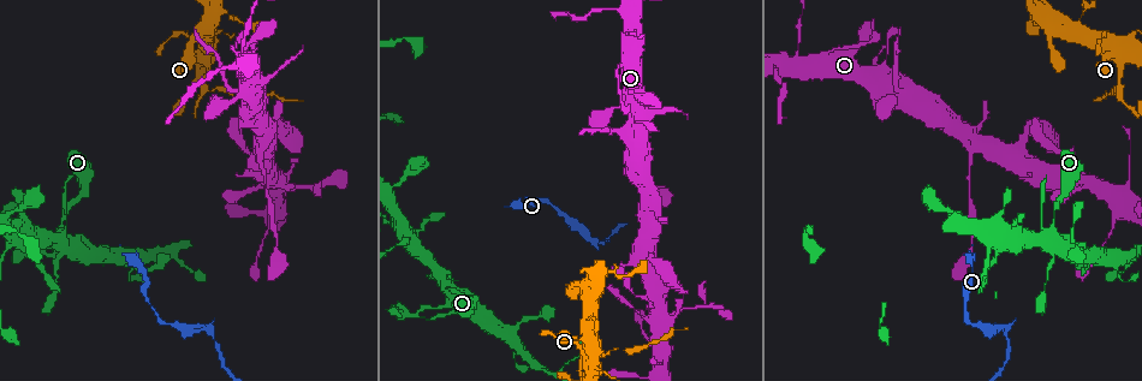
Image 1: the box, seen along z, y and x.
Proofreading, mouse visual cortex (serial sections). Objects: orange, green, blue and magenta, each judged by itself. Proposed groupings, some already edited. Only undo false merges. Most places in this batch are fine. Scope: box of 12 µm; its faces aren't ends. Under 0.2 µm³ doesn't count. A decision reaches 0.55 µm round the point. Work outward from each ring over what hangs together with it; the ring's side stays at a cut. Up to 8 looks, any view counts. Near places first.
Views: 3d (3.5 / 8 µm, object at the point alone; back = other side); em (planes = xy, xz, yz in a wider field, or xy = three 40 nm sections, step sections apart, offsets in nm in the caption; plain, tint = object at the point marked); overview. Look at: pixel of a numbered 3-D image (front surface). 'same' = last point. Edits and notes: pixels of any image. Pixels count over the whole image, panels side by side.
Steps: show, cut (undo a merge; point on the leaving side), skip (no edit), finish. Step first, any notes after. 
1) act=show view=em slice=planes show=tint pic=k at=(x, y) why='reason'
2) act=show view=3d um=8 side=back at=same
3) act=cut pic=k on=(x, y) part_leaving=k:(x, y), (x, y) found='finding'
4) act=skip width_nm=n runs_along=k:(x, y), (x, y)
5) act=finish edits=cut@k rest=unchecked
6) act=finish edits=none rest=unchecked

act=show view=3d um=8 pic=1 at=(62, 232)

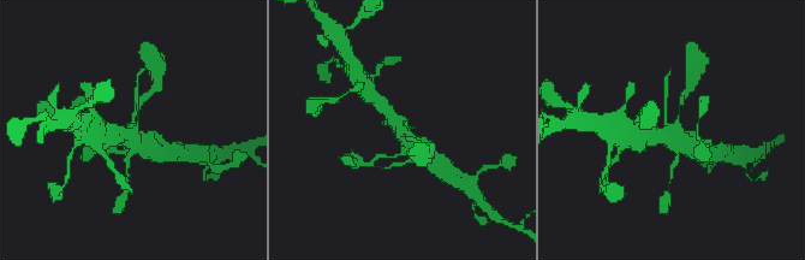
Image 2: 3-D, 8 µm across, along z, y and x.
act=show view=em slice=xy step=3 show=tint pic=2 at=(676, 130) why='need the tissue'

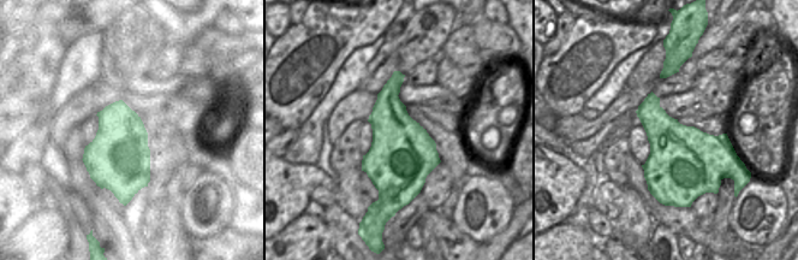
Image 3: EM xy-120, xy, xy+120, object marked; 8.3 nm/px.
act=skip runs_along=2:(684, 98), (679, 107), (677, 131), (696, 149) found='one cell here'

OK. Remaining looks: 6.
act=show view=3d um=3.5 pic=1 at=(1005, 329)

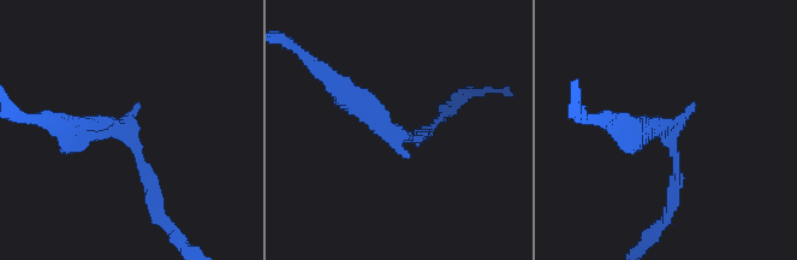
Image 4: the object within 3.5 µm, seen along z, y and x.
act=show view=em slice=xy step=5 show=tint pic=4 at=(664, 125) why='shape alone is not enough'

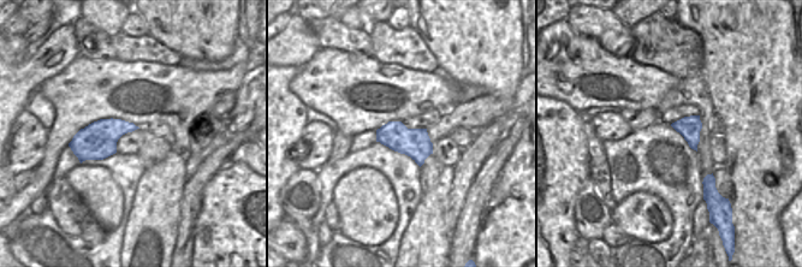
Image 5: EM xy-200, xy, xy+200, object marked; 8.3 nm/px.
act=skip runs_along=4:(58, 122), (120, 125), (153, 191) found='continuous, no second cell'

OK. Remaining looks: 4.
act=show view=3d um=3.5 pic=1 at=(397, 227) why='thick turns thin'

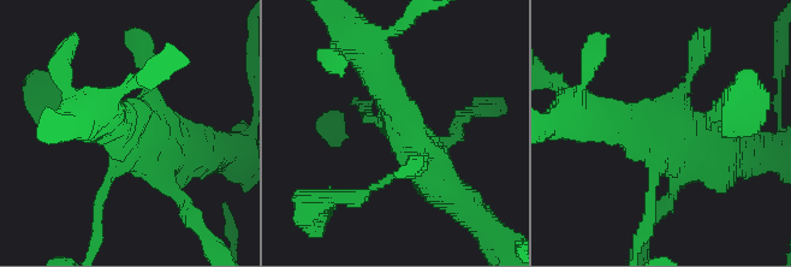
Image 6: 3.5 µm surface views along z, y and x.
act=show view=em slice=xy step=1 show=tint pic=6 at=(396, 134)

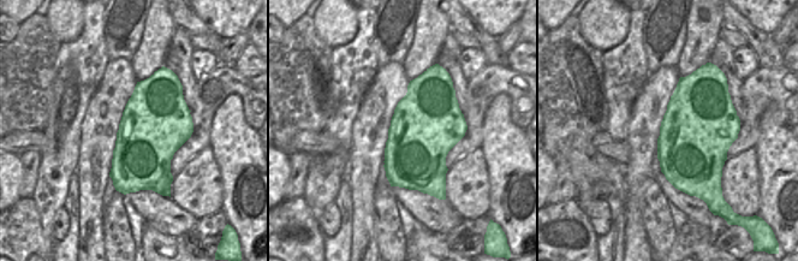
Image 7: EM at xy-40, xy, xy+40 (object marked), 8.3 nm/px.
act=skip runs_along=6:(463, 202), (436, 181), (381, 76) found='all the same cell'

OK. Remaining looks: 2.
act=show view=3d um=3.5 side=back pic=1 at=(651, 211) why='three-way junction'

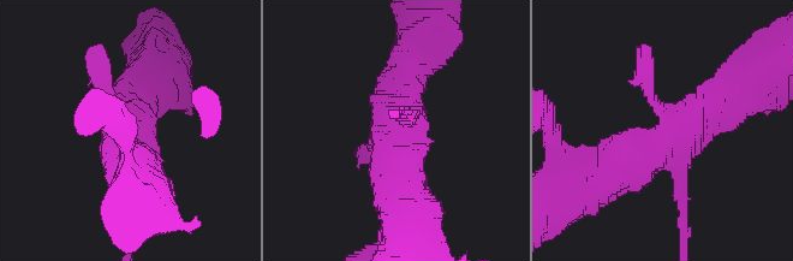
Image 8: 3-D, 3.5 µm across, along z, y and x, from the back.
act=show view=em slice=xy step=2 show=tint pic=8 at=(666, 141) why='need the tissue'

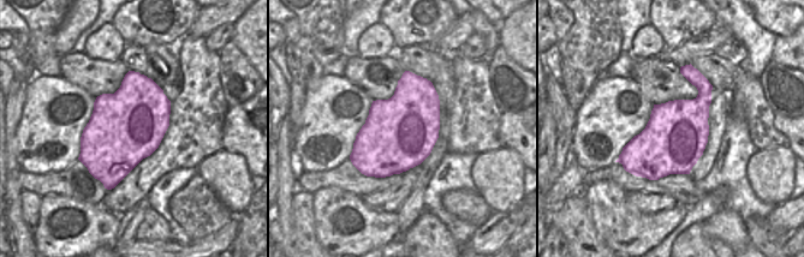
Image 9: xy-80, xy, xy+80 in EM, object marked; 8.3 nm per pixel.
act=skip found='continuous, no second cell'

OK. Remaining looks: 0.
act=finish edits=none rest=unchecked

